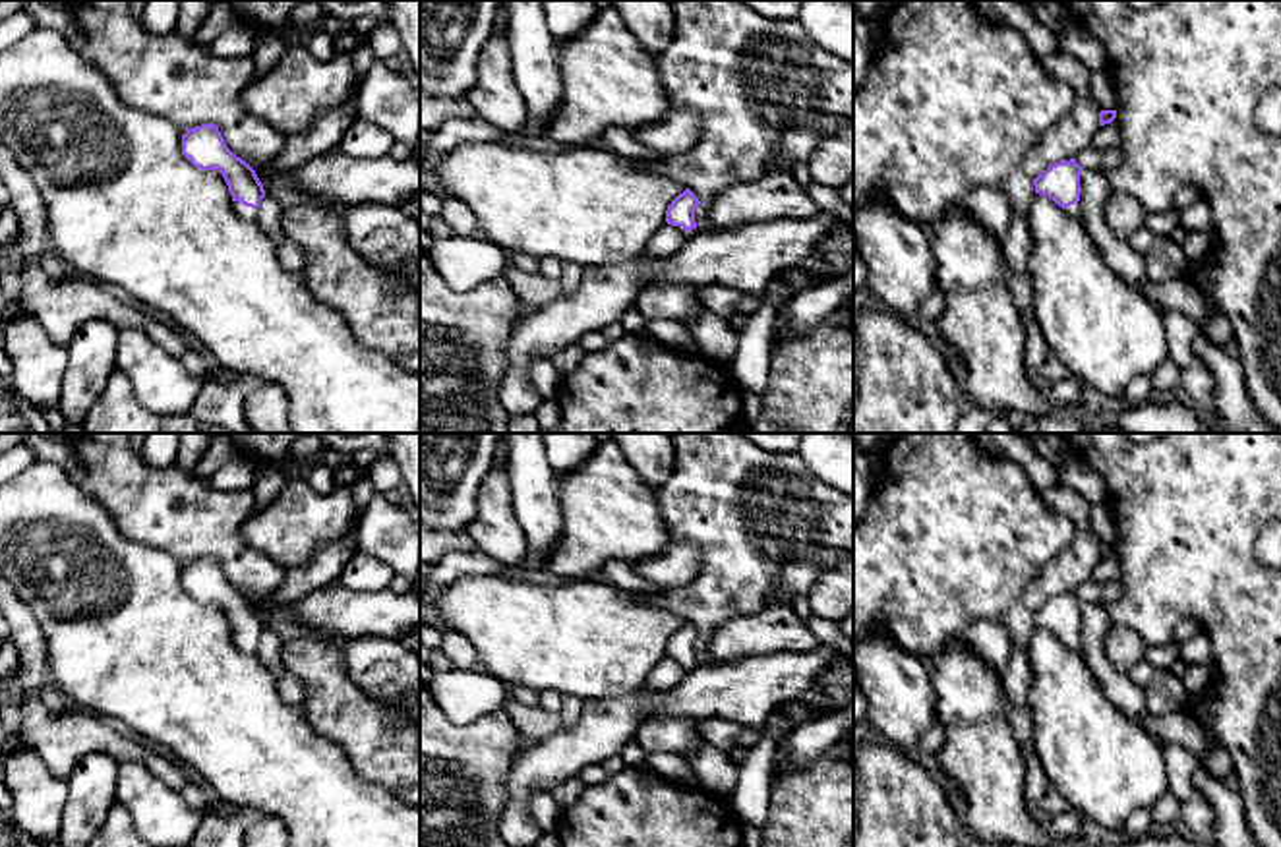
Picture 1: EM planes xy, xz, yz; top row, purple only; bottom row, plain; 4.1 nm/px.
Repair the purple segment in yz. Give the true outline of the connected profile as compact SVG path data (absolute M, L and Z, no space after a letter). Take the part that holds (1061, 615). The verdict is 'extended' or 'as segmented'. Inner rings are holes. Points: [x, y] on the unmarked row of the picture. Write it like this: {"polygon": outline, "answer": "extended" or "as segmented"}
{"polygon": "M1076 592L1058 594L1033 611L1035 627L1047 628L1068 648L1084 654L1084 642L1080 636L1080 607L1082 599Z", "answer": "extended"}

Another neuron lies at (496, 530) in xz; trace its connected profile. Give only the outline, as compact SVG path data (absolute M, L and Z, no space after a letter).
M505 464L493 466L480 483L476 511L476 516L466 526L466 534L476 549L503 565L522 565L526 557L526 536L515 514Z

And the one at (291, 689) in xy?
M284 673L275 681L275 685L277 685L277 694L286 706L294 710L304 710L306 688L296 675Z

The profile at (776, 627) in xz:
M778 598L766 601L760 611L731 619L702 638L716 661L774 652L807 652L820 642L791 605Z

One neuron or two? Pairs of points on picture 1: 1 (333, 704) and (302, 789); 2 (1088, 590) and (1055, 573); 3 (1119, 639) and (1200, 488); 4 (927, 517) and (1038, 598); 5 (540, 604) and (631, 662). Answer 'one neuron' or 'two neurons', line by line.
1: two neurons
2: two neurons
3: two neurons
4: two neurons
5: one neuron

